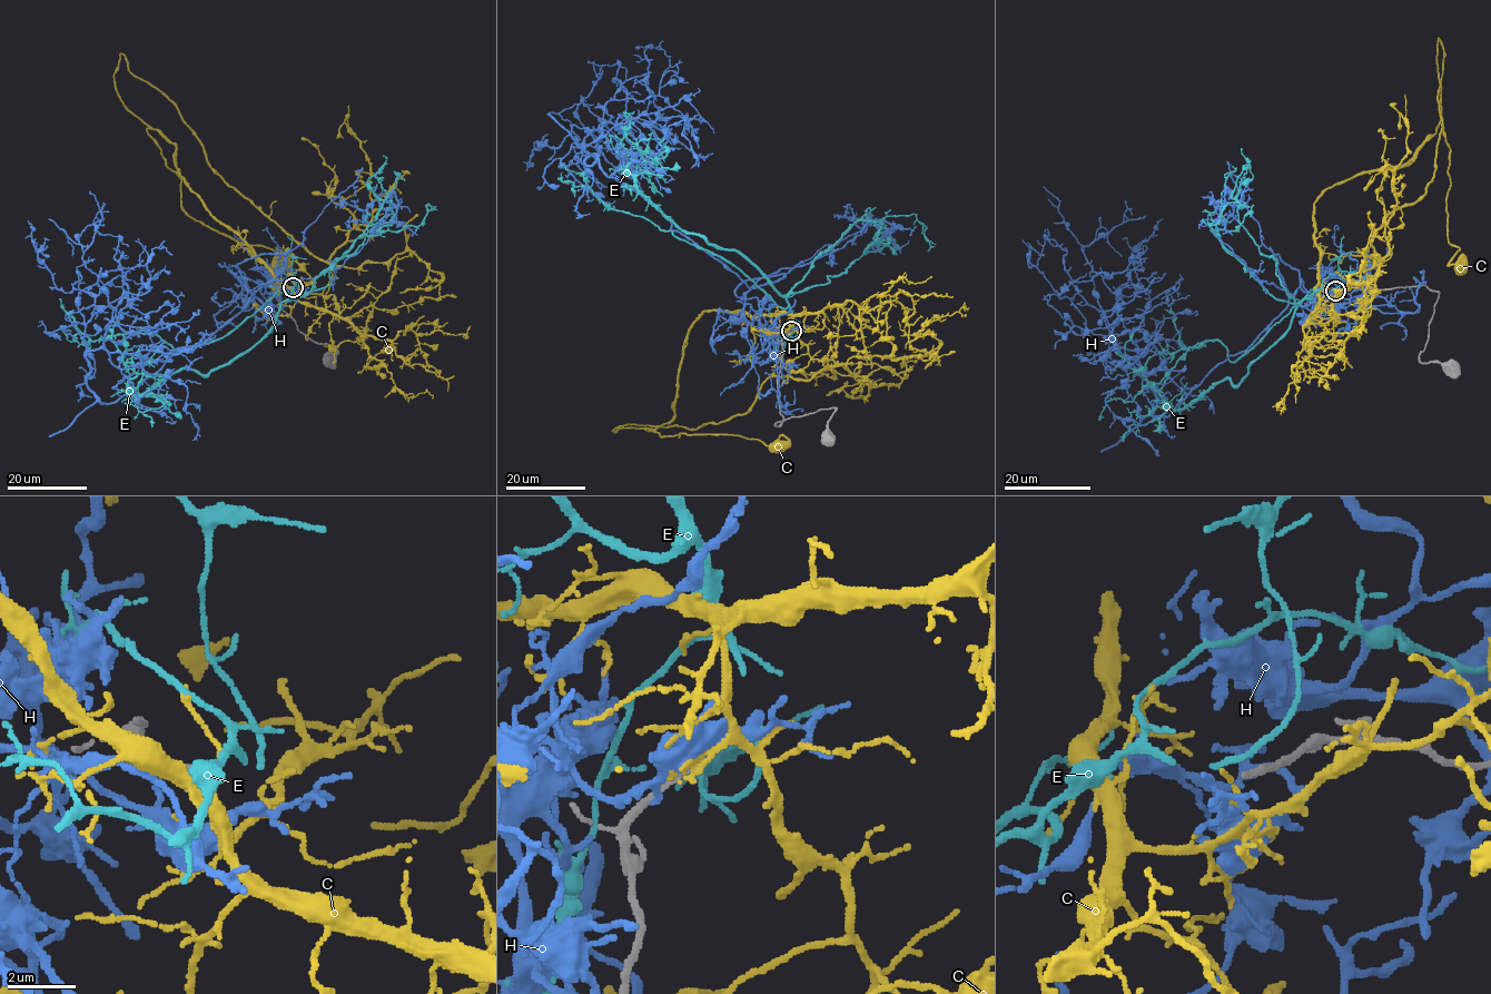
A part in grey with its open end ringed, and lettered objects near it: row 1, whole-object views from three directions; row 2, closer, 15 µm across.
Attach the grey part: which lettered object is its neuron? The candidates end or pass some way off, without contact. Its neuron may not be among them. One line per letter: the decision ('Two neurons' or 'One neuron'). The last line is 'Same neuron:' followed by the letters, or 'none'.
C: Two neurons
E: One neuron
H: Two neurons
Same neuron: E

